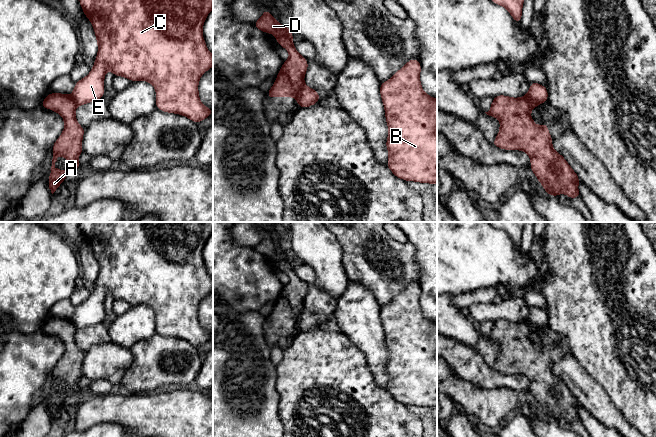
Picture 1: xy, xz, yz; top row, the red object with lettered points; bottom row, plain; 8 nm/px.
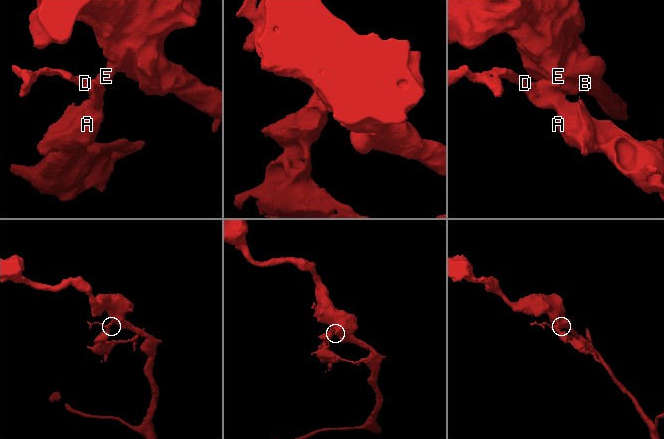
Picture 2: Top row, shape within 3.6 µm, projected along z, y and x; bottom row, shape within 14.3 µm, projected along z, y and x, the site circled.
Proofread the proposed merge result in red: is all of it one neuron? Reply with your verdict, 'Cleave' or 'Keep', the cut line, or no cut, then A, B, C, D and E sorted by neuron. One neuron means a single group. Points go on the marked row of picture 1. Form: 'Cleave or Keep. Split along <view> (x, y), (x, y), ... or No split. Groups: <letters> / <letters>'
Cleave. Split along yz (524, 96), (537, 105). Groups: A D / B C E

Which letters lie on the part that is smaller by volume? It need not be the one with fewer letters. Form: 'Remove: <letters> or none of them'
Remove: A, D

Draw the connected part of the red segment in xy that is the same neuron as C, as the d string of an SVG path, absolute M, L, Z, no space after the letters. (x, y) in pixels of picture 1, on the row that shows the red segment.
M79 0L79 3L93 25L98 54L91 72L75 82L71 97L77 105L104 98L104 77L110 69L114 76L151 83L156 90L158 110L183 115L198 124L213 113L201 103L198 91L199 79L213 66L213 55L202 33L205 19L213 9L213 0Z

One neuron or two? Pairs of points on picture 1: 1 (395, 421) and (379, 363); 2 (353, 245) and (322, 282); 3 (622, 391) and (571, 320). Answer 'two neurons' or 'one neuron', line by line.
1: two neurons
2: two neurons
3: one neuron

